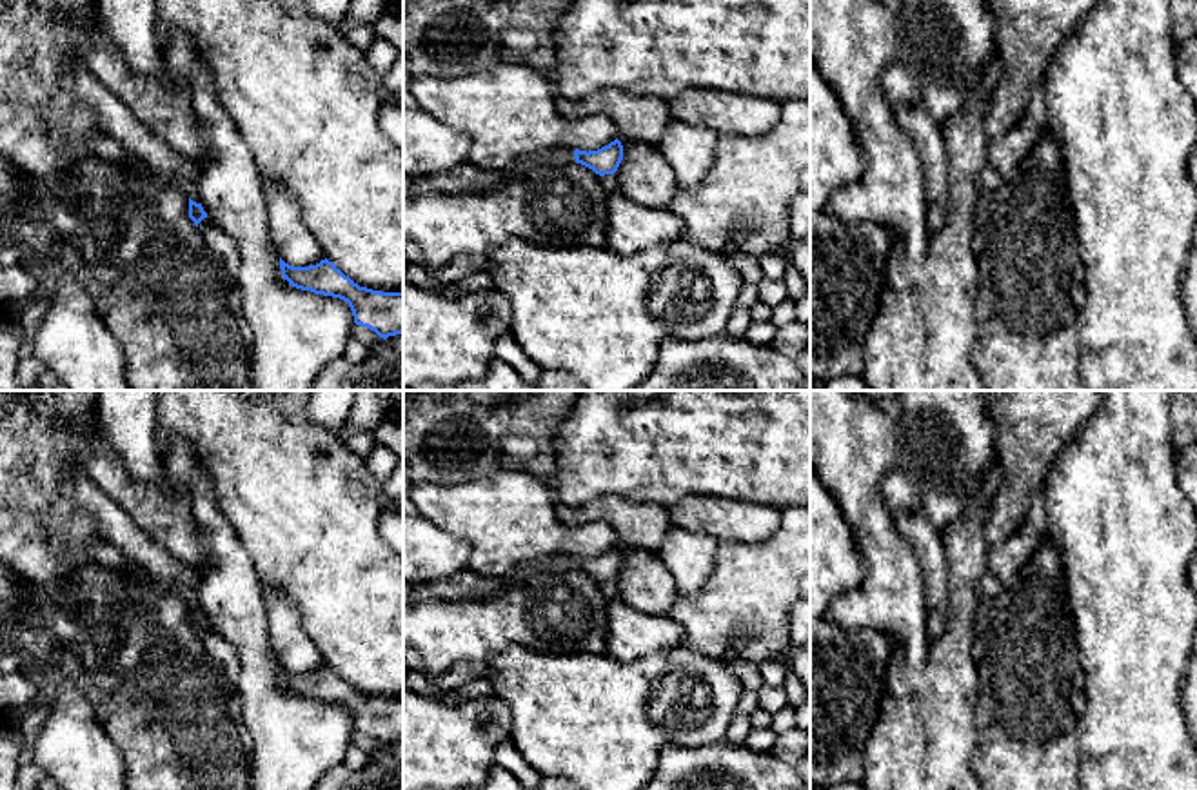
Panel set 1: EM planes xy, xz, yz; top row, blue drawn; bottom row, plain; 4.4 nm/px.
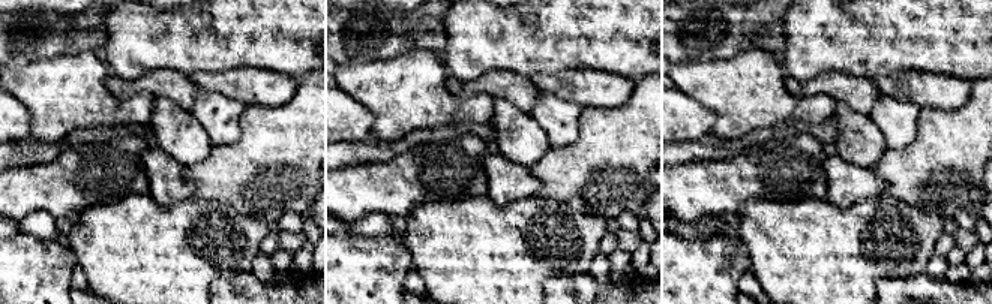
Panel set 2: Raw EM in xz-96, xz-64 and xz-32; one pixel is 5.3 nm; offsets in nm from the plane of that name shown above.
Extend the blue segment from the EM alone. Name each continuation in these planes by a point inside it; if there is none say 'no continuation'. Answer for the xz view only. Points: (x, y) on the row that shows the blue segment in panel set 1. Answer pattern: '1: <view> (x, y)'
1: xz (467, 178)

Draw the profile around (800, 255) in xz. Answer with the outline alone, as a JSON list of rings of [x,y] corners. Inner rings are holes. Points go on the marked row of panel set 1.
[[[810,240],[794,242],[788,258],[790,265],[805,278],[810,289]]]

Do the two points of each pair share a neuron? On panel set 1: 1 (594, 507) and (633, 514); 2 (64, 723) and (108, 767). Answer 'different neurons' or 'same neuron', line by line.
1: same neuron
2: same neuron

